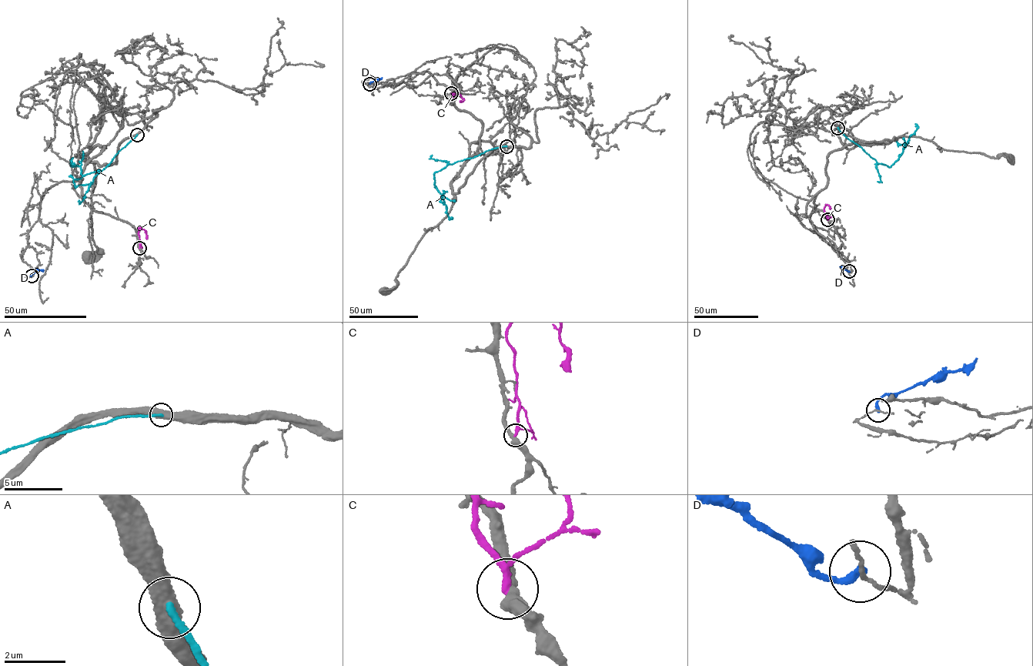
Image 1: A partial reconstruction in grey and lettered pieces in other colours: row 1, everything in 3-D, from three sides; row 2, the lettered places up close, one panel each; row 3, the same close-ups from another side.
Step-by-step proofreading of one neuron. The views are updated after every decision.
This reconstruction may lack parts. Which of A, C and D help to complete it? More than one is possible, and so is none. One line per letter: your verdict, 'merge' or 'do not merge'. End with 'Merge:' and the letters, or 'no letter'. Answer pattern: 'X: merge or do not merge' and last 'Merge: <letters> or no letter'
A: do not merge
C: do not merge
D: do not merge
Merge: no letter

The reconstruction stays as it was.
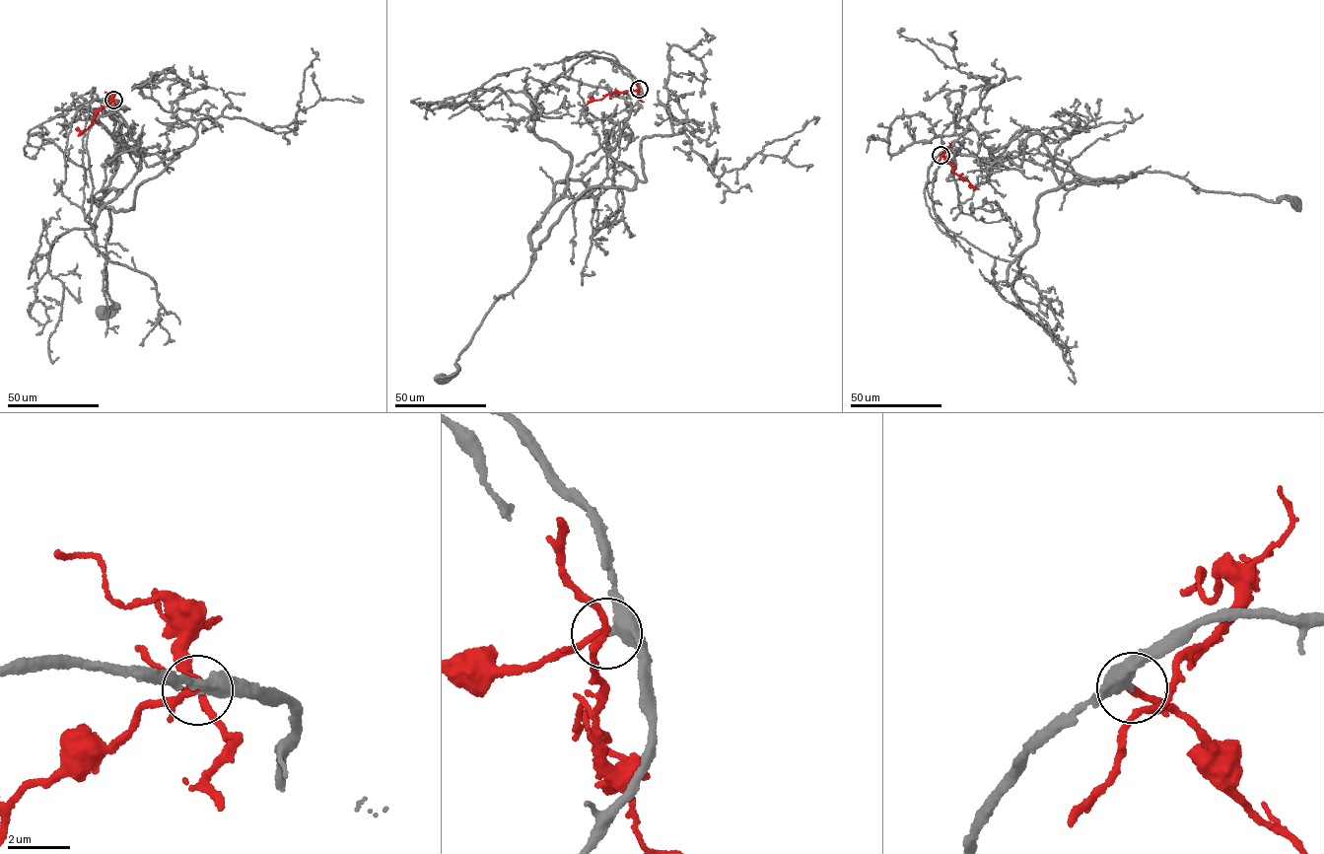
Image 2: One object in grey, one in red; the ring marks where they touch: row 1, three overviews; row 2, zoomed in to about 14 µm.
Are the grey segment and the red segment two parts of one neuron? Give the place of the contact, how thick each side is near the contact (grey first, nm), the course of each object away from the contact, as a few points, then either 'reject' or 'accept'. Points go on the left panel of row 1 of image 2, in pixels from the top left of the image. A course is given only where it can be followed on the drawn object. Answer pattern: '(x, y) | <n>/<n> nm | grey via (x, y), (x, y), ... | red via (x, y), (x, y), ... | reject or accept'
(113, 100) | 280/240 nm | grey via (113, 100), (141, 164), (125, 186), (90, 200), (111, 218), (106, 289), (118, 306), (101, 312) | red via (113, 100), (102, 106), (90, 126), (78, 135) | accept

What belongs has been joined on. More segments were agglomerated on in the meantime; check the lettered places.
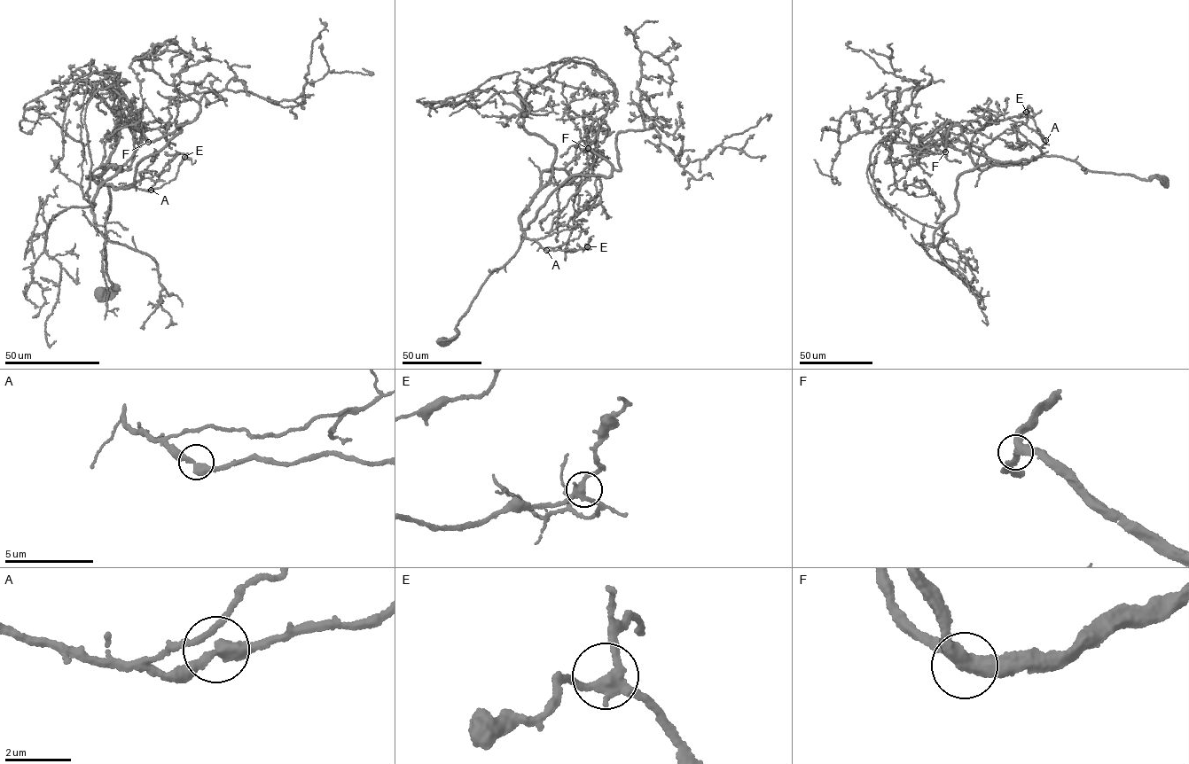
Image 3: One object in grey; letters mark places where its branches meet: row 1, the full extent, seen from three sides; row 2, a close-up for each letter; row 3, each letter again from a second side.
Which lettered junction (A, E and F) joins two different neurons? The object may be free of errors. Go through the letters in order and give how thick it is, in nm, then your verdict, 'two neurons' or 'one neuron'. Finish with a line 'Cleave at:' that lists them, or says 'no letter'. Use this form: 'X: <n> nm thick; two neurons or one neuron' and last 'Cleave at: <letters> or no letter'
A: 400 nm thick; one neuron
E: 280 nm thick; one neuron
F: 360 nm thick; one neuron
Cleave at: no letter

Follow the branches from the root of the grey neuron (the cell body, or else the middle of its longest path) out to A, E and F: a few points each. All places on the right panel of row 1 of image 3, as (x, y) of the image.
A: (1165, 183), (1155, 176), (1148, 180), (1092, 172), (1062, 157), (1041, 155), (1045, 140)
E: (1165, 183), (1155, 176), (1148, 180), (1092, 172), (1062, 157), (1041, 155), (1045, 139), (1026, 112)
F: (1165, 183), (1092, 172), (1054, 156), (996, 163), (980, 148), (959, 141), (943, 140), (945, 152)

